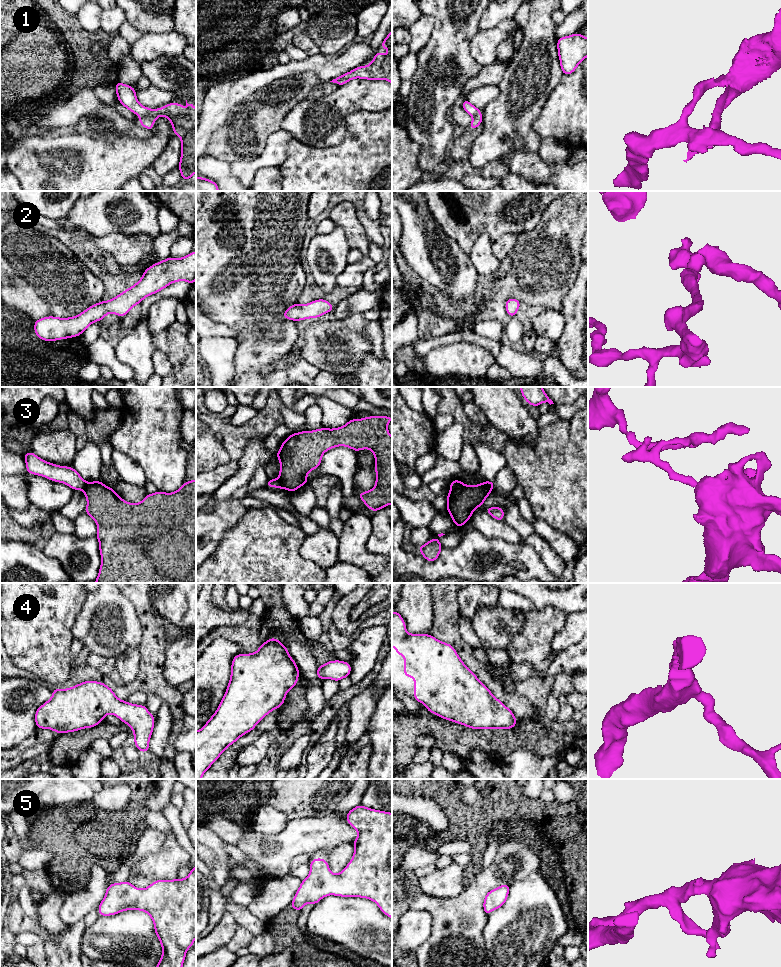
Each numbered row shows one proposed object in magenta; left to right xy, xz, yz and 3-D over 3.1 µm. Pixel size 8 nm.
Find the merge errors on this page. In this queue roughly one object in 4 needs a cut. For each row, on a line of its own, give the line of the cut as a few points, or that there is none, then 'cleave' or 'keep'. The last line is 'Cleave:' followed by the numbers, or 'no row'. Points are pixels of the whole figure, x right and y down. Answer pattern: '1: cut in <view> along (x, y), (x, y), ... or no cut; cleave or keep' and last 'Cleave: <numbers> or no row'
1: cut in xy along (151, 109), (147, 114), (140, 117); cleave
2: no cut; keep
3: cut in xz along (277, 479), (282, 487); cleave
4: no cut; keep
5: no cut; keep
Cleave: 1, 3

